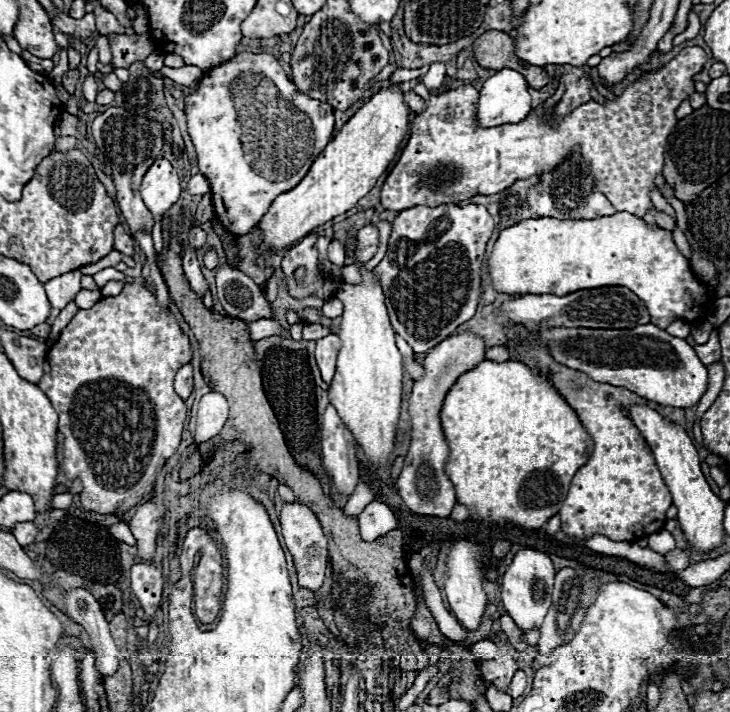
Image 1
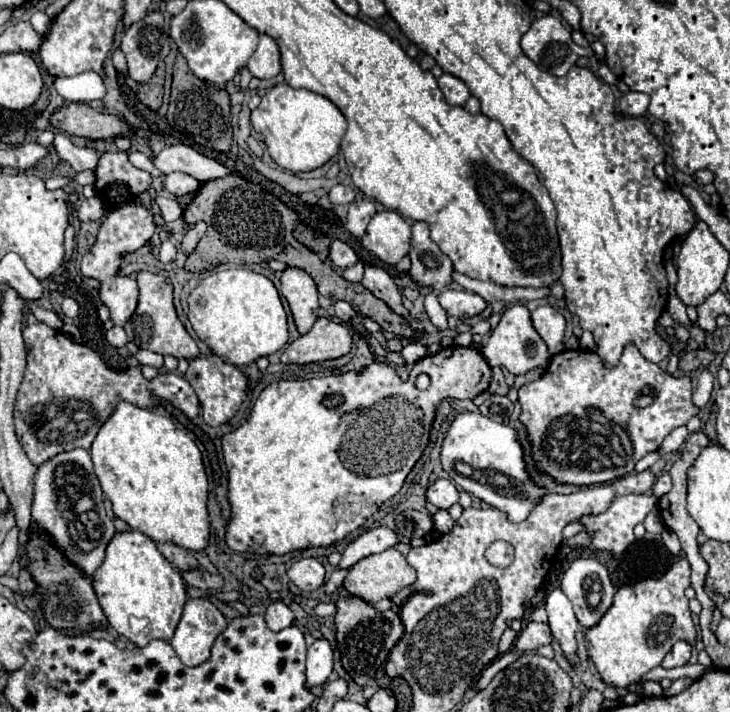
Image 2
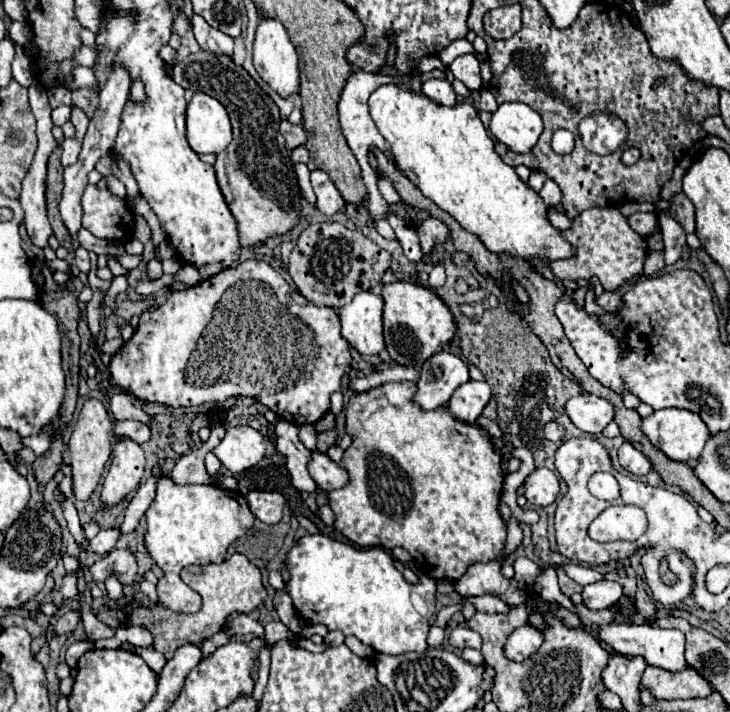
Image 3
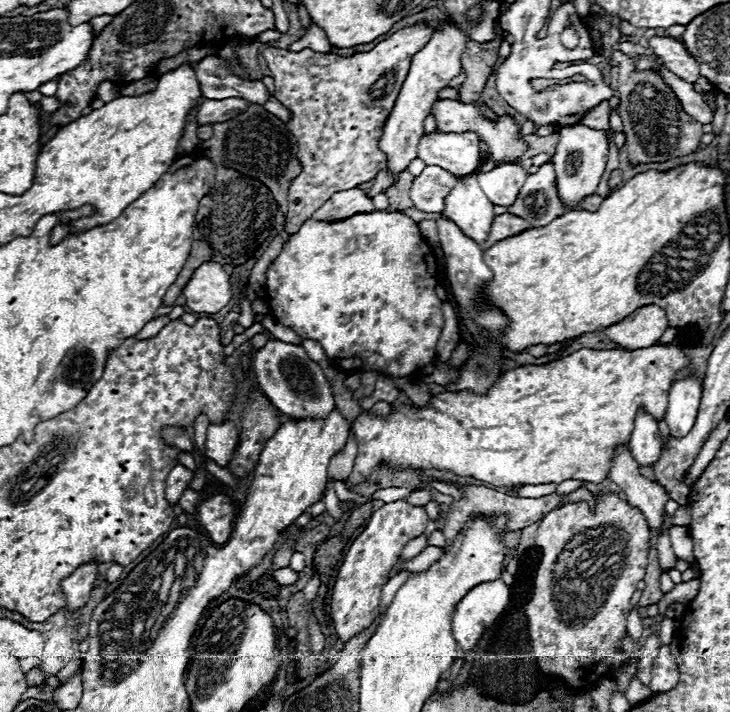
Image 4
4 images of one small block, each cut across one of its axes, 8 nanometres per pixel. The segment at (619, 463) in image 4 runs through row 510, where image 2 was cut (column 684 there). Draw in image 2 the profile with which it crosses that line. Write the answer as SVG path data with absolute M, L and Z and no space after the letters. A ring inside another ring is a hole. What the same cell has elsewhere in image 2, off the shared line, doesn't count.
M680 640L680 642L676 642L674 646L672 646L672 650L666 654L666 658L662 660L662 668L676 668L676 666L684 666L688 660L690 660L690 650L692 650L692 646L688 644L688 642L684 642L684 640Z

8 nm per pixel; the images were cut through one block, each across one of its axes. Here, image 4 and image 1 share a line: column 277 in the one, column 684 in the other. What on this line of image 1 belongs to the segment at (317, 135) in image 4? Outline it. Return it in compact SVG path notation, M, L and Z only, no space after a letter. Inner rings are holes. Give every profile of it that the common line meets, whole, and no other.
M698 46L684 48L674 60L664 64L660 70L650 70L644 78L630 84L616 100L608 100L606 104L586 102L578 106L572 114L558 120L558 128L548 126L550 114L544 114L544 112L542 114L532 112L520 124L480 128L474 122L474 102L478 100L478 90L474 86L466 84L466 86L446 90L442 94L430 92L430 96L424 98L424 112L414 114L414 120L410 124L408 144L402 150L400 160L390 170L380 190L380 204L384 210L400 212L404 208L412 208L420 204L430 204L430 206L458 204L476 194L486 194L486 196L498 194L510 188L520 178L530 178L530 176L540 176L542 172L550 172L578 144L582 156L588 162L592 162L592 174L598 184L598 190L606 194L606 198L612 202L612 206L618 212L630 212L642 218L652 206L650 188L658 188L654 184L654 176L662 172L668 134L678 122L678 118L674 116L674 110L680 106L682 100L686 100L694 92L692 76L702 70L704 62L706 62L706 52L702 48Z

